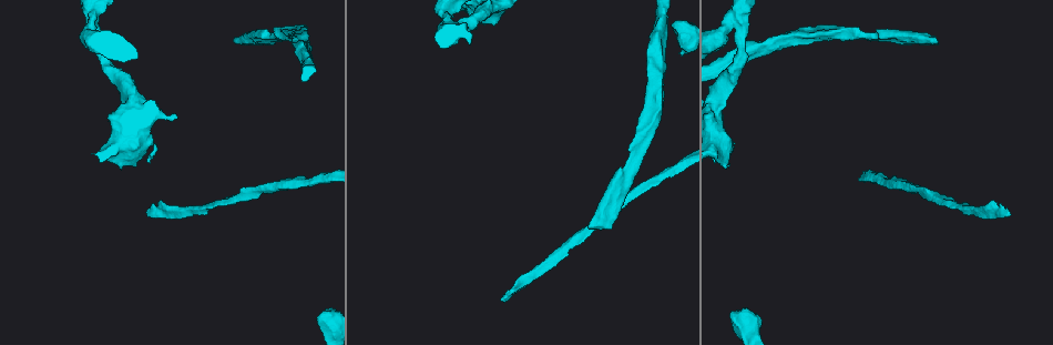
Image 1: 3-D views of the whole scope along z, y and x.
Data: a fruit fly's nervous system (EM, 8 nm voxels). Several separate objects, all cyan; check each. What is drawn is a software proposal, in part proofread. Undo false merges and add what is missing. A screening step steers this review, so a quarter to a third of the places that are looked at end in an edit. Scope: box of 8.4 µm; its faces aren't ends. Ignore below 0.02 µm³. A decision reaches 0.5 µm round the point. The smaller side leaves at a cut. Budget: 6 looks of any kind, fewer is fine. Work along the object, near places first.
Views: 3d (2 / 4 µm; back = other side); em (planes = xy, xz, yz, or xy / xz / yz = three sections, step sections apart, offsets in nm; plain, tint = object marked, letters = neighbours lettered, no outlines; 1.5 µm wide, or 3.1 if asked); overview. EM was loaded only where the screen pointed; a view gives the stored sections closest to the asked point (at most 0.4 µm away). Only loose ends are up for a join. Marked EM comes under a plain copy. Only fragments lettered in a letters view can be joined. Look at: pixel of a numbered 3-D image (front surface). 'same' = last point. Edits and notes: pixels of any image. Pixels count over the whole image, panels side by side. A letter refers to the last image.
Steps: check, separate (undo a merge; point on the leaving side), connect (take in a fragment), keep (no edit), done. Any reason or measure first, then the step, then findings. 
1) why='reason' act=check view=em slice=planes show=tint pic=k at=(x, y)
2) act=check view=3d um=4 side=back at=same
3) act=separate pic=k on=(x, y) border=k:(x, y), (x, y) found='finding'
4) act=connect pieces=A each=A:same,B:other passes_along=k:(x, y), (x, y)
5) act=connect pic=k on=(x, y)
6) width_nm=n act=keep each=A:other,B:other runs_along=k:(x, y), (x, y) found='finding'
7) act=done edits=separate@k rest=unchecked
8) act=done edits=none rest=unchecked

why='branch stops here' act=check view=em slice=yz step=4 show=tint pic=1 at=(1011, 214)

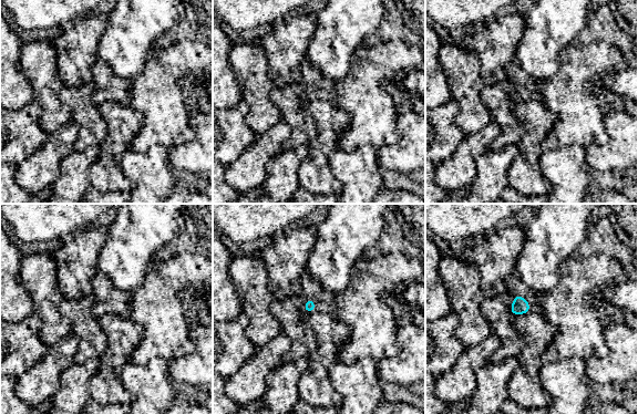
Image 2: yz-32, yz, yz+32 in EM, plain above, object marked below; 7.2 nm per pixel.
why='another direction' act=check view=em slice=planes show=letters at=same

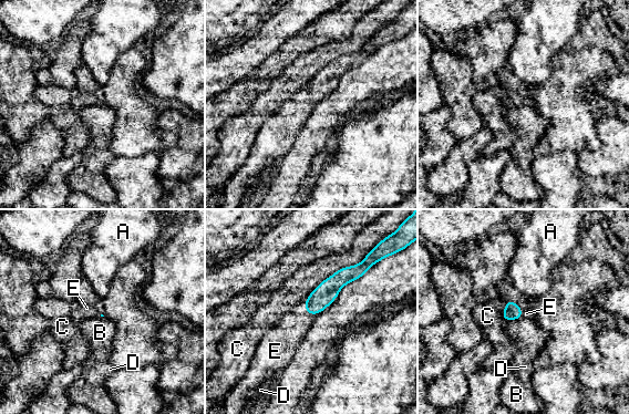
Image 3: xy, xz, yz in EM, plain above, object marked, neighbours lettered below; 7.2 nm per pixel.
act=connect pieces=E each=A:other,B:other,C:other,D:other,E:same passes_along=3:(327, 291), (309, 312), (285, 337) found='it goes on there'

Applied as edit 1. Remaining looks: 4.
act=check view=overview

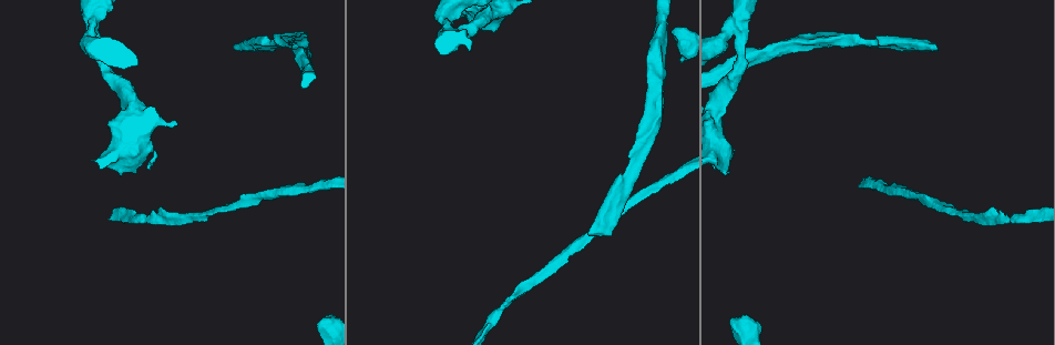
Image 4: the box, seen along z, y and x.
why='long arm stops here' act=check view=em slice=planes show=letters pic=4 at=(235, 47)

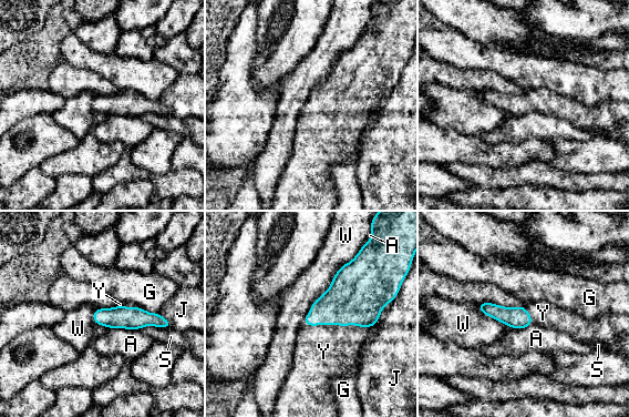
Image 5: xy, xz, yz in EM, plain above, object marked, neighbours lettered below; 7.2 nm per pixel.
act=connect pieces=Y each=A:other,G:other,J:other,S:other,W:other,Y:same passes_along=5:(356, 296), (336, 324), (323, 352) found='it goes on there'

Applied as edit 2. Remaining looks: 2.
act=done edits=connect@3,connect@5 rest=unchecked

